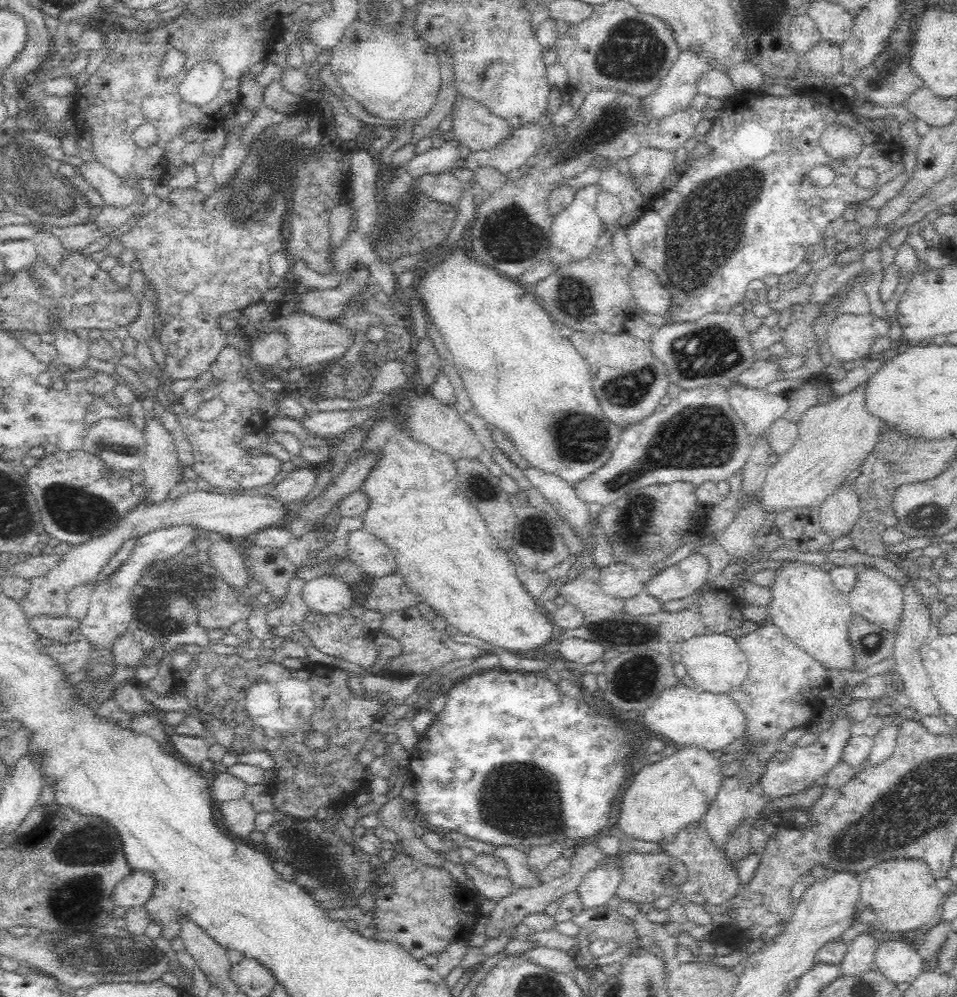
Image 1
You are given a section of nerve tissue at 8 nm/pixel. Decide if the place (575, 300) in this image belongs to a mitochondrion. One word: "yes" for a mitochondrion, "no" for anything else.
yes

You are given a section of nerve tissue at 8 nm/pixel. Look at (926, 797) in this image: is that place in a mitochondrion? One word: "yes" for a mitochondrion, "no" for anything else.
yes

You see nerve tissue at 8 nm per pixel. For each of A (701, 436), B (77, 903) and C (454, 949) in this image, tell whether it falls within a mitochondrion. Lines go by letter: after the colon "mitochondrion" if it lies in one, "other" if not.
A: mitochondrion
B: mitochondrion
C: other

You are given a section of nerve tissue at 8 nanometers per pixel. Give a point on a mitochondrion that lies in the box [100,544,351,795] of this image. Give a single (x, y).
(155, 612)

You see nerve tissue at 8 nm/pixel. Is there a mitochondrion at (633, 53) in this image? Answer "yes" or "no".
yes

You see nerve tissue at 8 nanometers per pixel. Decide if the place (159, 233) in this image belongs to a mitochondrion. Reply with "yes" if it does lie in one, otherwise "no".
no

